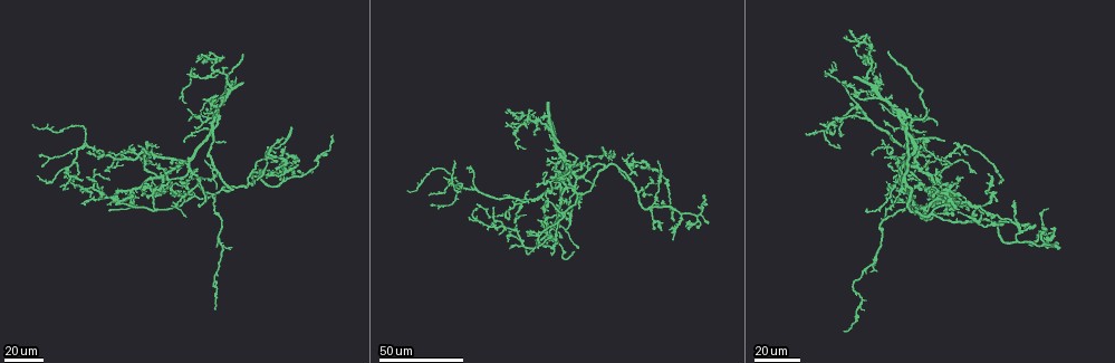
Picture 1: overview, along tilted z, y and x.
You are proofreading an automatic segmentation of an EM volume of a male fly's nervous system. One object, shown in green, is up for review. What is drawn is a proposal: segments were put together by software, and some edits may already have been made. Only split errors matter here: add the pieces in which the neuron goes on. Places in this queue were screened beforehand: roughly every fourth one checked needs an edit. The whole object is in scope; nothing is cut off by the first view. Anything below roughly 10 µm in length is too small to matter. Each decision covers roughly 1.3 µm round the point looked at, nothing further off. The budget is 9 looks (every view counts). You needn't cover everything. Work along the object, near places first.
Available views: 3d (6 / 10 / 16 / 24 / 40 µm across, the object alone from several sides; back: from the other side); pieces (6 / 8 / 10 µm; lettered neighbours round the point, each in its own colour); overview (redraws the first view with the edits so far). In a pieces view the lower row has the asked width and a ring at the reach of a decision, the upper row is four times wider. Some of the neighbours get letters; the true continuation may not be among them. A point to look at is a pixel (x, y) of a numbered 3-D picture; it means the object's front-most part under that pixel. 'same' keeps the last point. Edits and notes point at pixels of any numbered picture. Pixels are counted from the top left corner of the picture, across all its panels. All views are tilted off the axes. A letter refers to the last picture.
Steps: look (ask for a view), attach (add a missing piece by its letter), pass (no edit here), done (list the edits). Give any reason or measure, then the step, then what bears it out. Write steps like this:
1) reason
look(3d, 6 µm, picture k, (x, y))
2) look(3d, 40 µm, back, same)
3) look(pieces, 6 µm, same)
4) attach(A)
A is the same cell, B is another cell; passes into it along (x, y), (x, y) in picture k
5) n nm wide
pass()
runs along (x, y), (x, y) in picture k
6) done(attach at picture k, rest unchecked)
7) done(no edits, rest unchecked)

branch stops here
look(3d, 24 µm, picture 1, (945, 141))

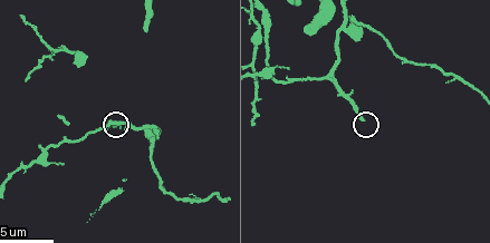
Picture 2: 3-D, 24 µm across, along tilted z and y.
what lies round it
look(pieces, 10 µm, picture 2, (364, 119))

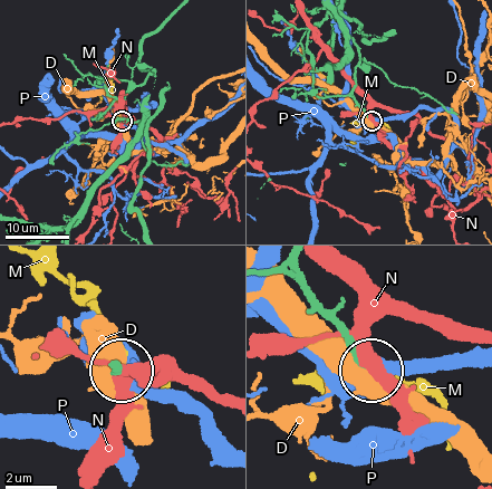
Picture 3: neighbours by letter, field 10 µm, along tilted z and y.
pass()
D, M, N and P are other cells; no lettered piece goes on from it

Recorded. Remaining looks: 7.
free end
look(3d, 40 µm, picture 1, (578, 248))

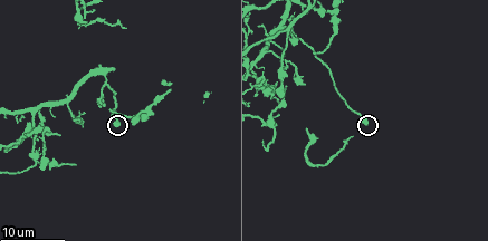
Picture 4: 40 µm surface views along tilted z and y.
what lies round it
look(pieces, 10 µm, picture 4, (366, 121))

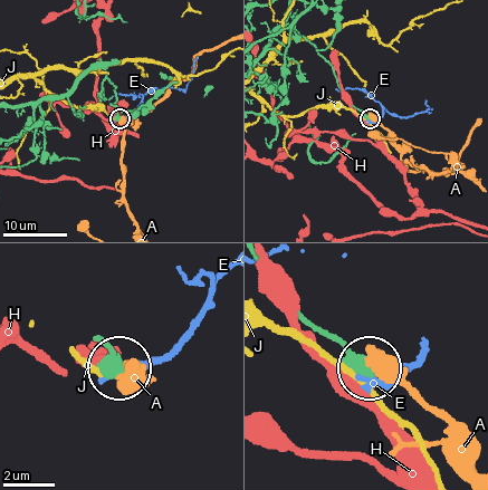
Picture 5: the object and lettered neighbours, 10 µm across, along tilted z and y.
600 nm wide
pass()
A, E, H and J are other cells; runs along (286, 23), (313, 46), (333, 69), (341, 92), (367, 117) in picture 5; none of them fits

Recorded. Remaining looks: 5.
look(3d, 40 µm, picture 1, (227, 141))

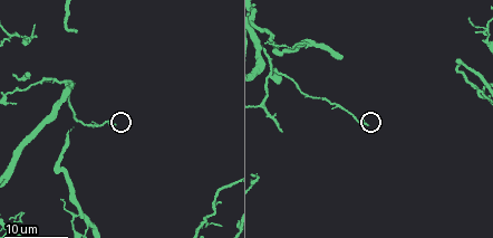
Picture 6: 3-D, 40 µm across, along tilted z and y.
look(pieces, 8 µm, picture 6, (365, 125))

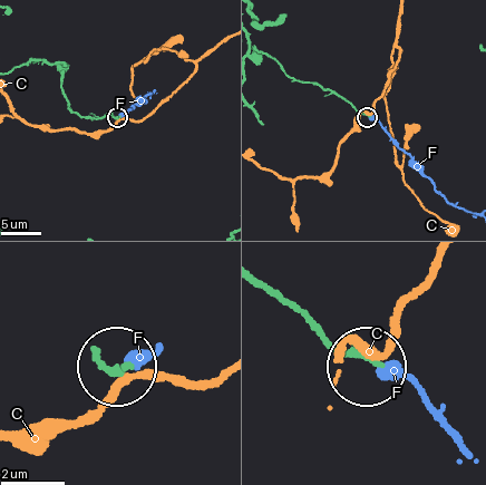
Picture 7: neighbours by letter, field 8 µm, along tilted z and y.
attach(F)
F is the same cell, C is another cell; it goes on there

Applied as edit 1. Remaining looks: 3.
look(overview)

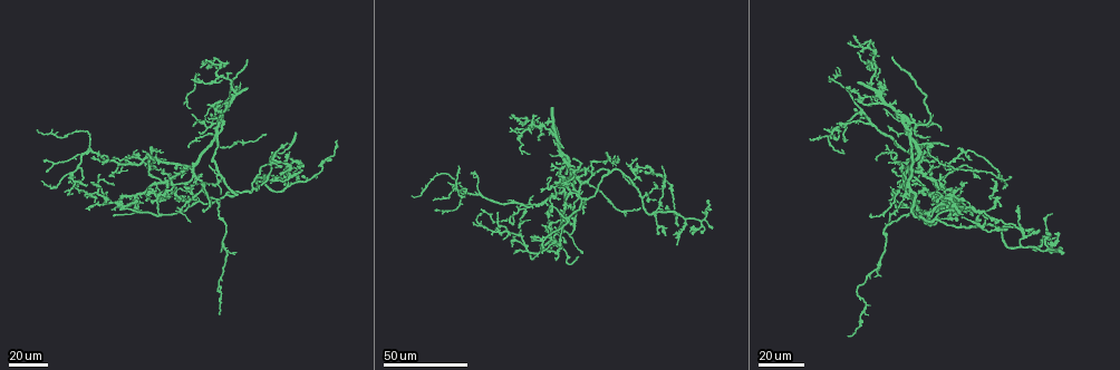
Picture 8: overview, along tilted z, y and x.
an open end
look(3d, 24 µm, picture 8, (857, 81))

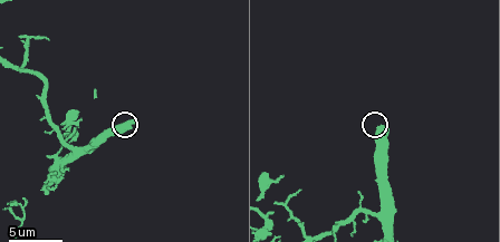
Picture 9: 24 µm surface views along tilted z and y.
look(pieces, 8 µm, picture 9, (134, 121))

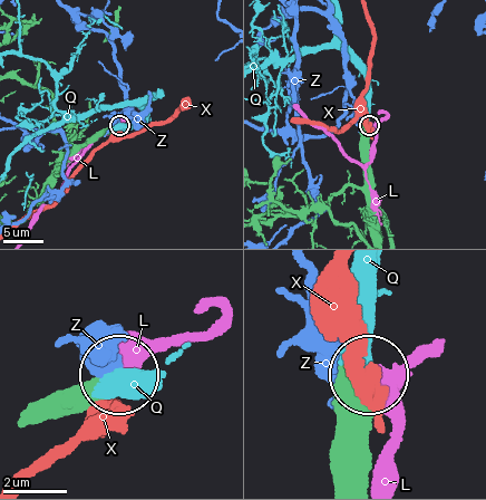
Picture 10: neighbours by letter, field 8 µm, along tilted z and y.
320 nm wide
attach(Q)
Q is the same cell, L, X and Z are other cells; passes into it along (350, 467), (348, 401), (366, 272) in picture 10; it goes on there

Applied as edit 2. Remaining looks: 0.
done(attach at picture 7, attach at picture 10, rest unchecked)

